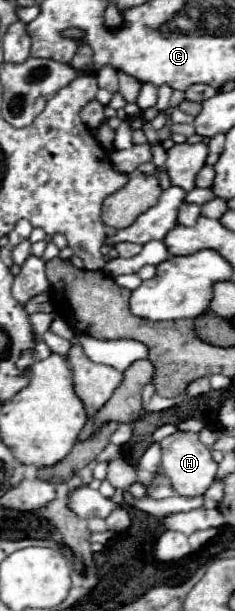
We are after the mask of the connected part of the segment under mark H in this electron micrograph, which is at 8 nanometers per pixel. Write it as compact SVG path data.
M177 431L161 441L161 467L167 479L171 481L173 491L183 497L203 495L213 483L215 473L217 473L217 463L211 459L209 447L205 447L199 441L197 433L183 433L183 431Z

